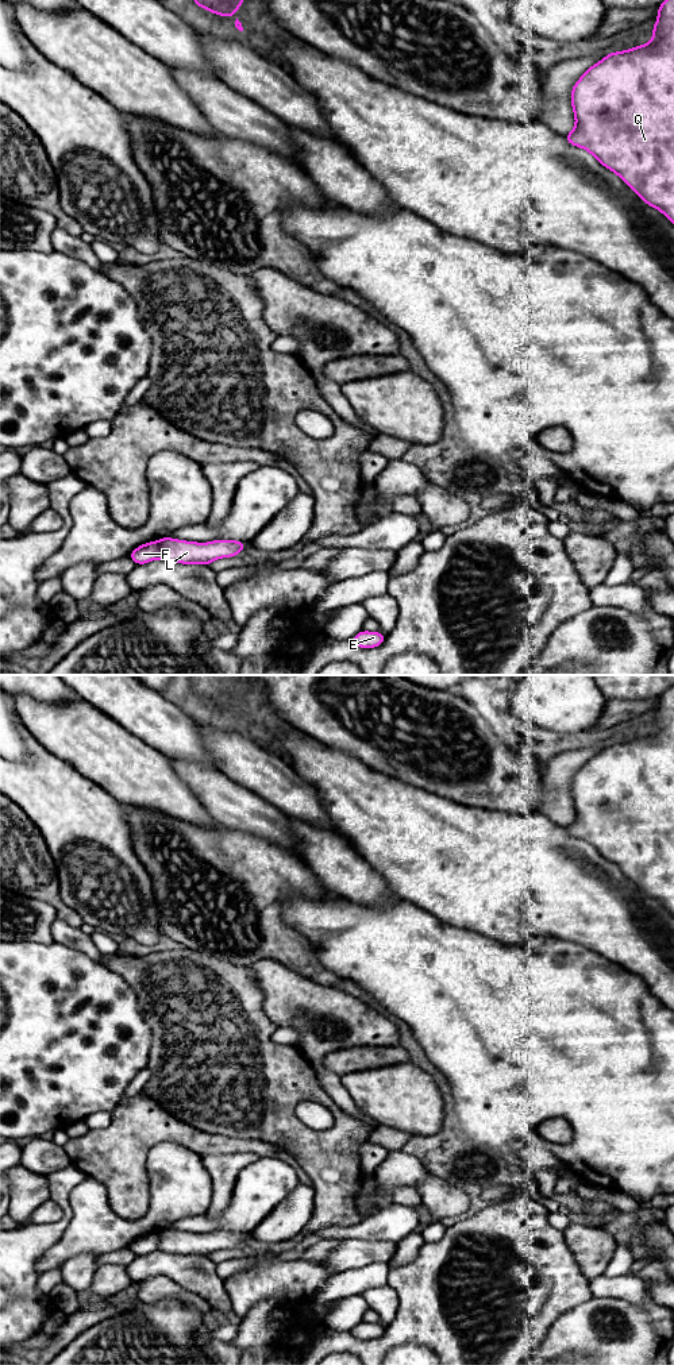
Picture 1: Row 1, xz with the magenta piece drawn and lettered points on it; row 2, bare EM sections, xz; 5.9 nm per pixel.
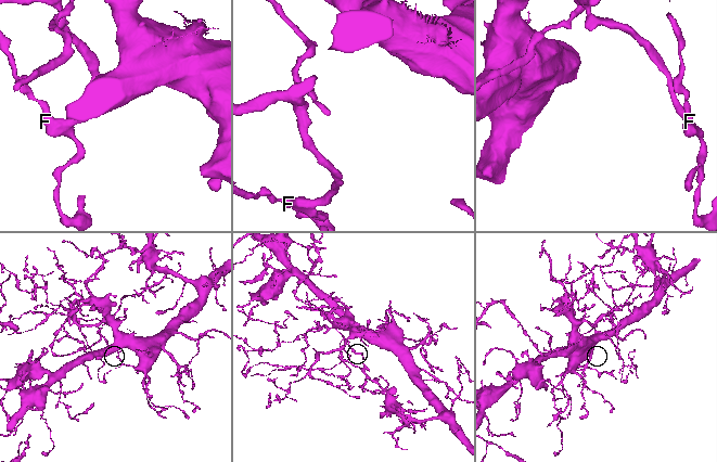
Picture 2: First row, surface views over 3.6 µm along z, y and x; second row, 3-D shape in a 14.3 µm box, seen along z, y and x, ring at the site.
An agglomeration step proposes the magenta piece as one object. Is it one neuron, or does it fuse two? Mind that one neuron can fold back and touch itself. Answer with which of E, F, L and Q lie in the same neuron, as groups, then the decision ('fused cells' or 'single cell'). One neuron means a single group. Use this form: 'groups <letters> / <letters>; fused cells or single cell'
groups E L Q / F; fused cells

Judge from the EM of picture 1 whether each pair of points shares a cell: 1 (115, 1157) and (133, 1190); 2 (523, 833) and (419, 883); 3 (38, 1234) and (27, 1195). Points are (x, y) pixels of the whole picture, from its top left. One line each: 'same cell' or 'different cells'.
1: same cell
2: same cell
3: different cells

